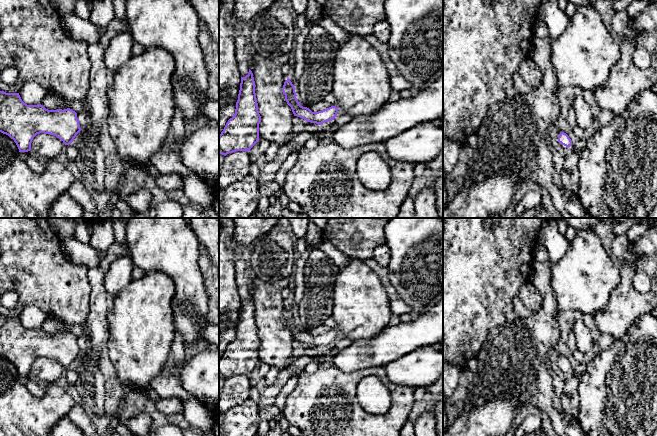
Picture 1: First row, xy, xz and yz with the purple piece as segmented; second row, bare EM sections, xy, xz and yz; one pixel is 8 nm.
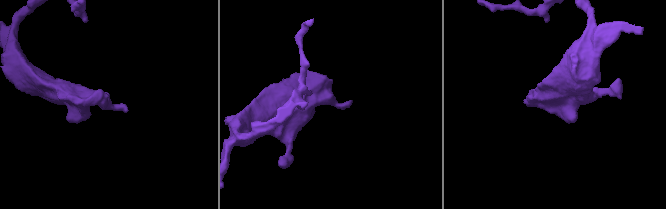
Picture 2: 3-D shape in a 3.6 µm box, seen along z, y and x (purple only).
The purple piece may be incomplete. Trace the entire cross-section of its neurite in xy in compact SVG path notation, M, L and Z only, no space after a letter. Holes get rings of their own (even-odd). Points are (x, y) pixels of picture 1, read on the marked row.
M0 91L0 132L14 140L19 152L30 151L37 134L54 135L69 145L80 131L77 113L72 109L48 110L41 104L27 105L19 93Z

